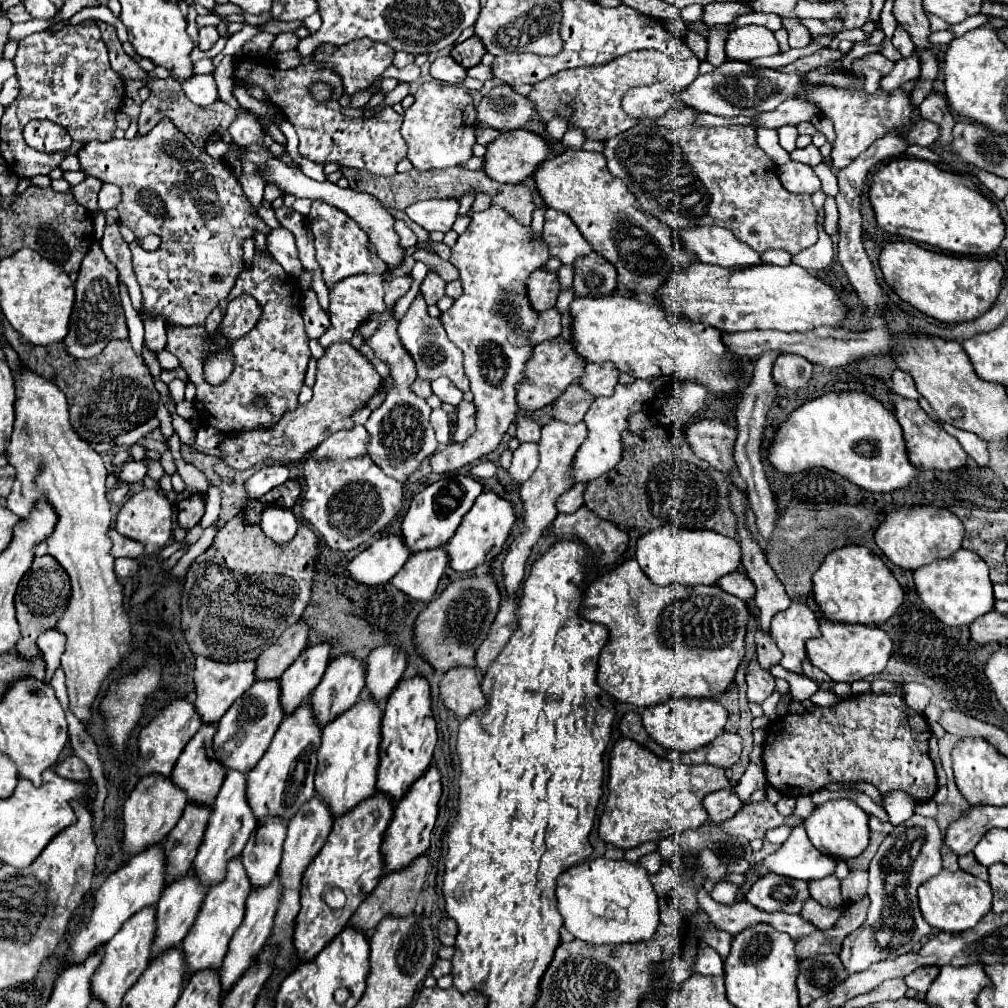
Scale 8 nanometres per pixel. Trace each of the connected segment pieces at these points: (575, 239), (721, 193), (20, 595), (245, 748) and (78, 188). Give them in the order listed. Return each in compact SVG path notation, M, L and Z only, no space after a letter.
M546 209L544 219L542 239L548 245L550 257L556 257L562 261L562 265L572 265L578 257L584 257L592 251L590 243L578 233L568 215L562 215L562 211Z
M636 125L604 143L604 157L612 175L622 179L632 195L638 199L640 209L664 221L672 229L694 225L718 225L730 229L736 239L750 245L754 251L764 253L768 249L784 249L790 255L814 245L816 235L816 211L810 195L792 195L784 191L776 165L756 143L754 127L648 127Z
M50 555L34 557L32 569L22 577L18 591L16 591L16 619L20 623L20 639L16 643L16 649L26 659L38 655L36 637L56 625L56 619L64 613L64 607L68 603L68 575L64 575L62 567L52 559Z
M256 681L248 691L244 691L244 695L240 695L240 699L236 699L236 703L232 703L226 715L218 721L216 733L212 737L212 749L216 753L216 759L224 765L224 769L248 773L262 759L284 719L278 691L278 681Z
M86 177L82 183L72 185L70 193L74 195L76 203L80 203L82 207L86 207L92 215L98 211L98 203L96 203L96 195L100 191L103 182L95 177Z

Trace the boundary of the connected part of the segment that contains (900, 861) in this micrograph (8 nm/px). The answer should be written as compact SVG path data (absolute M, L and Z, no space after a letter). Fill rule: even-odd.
M912 815L908 821L894 827L894 831L882 841L874 859L868 867L868 897L870 909L862 927L858 927L852 935L842 941L840 961L848 975L858 971L866 971L872 963L904 955L914 949L914 945L930 935L928 923L924 923L916 889L942 871L942 833L934 819L924 819L920 815Z

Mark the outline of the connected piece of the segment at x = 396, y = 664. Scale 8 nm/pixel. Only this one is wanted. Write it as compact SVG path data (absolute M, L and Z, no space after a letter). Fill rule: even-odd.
M384 645L372 651L366 659L364 691L378 703L386 701L400 683L406 669L406 657L394 645Z

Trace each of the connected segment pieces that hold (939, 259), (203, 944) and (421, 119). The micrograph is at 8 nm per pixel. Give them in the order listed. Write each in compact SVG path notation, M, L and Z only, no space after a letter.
M908 241L888 243L880 253L880 269L902 301L944 323L962 323L984 315L994 305L1004 277L1004 267L994 259L936 253Z
M236 859L236 863L228 863L228 875L226 875L224 883L220 883L220 887L208 889L192 929L182 939L180 947L184 951L184 963L186 963L188 975L194 975L204 969L220 967L220 963L228 951L228 943L230 943L234 931L242 923L244 903L246 903L246 897L250 895L250 891L252 891L252 887L248 883L248 877L244 877L244 867L242 867L240 859Z
M424 83L414 95L412 107L404 113L402 135L408 141L408 159L414 169L442 169L456 167L472 157L472 145L476 143L476 129L482 127L476 121L476 109L472 97L462 85Z

